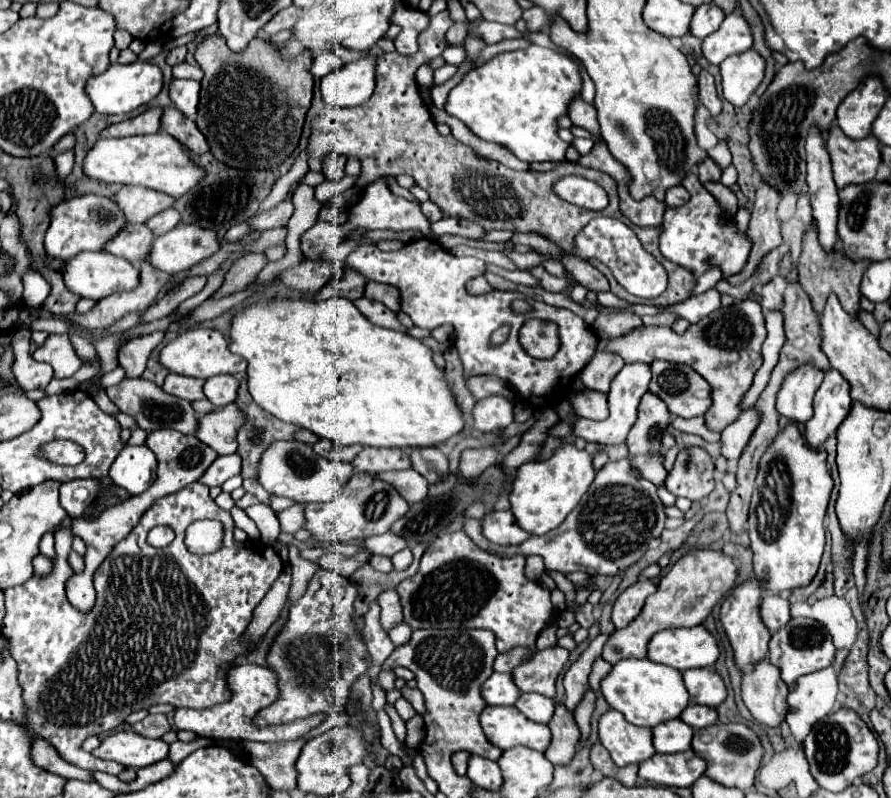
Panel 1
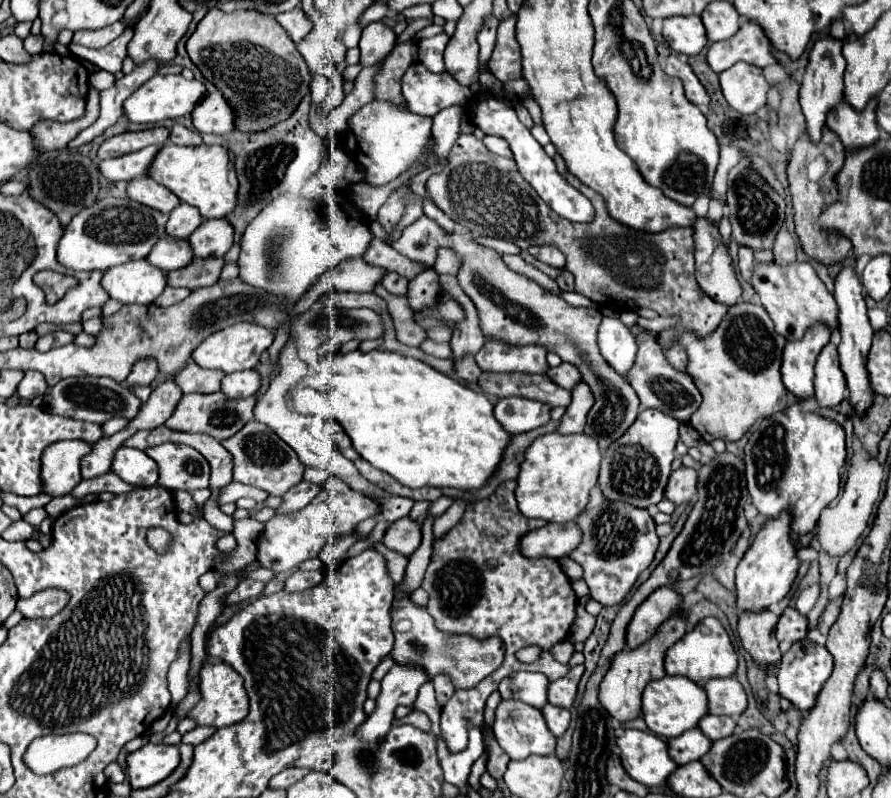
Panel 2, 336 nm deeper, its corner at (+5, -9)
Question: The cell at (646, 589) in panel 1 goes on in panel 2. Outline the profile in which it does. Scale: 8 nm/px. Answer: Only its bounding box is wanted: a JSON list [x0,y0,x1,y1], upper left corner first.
[626,588,682,648]

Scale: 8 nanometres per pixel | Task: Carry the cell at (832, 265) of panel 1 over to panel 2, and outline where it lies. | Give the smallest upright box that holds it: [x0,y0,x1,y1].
[788,128,852,264]

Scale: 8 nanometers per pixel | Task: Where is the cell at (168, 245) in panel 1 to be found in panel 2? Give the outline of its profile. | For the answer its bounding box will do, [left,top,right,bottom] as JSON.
[188,220,234,258]

